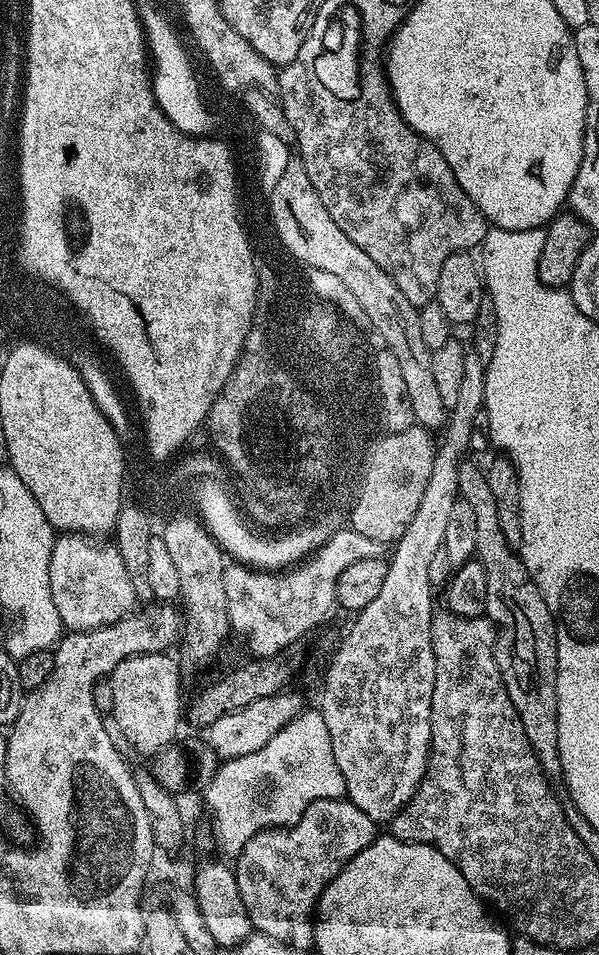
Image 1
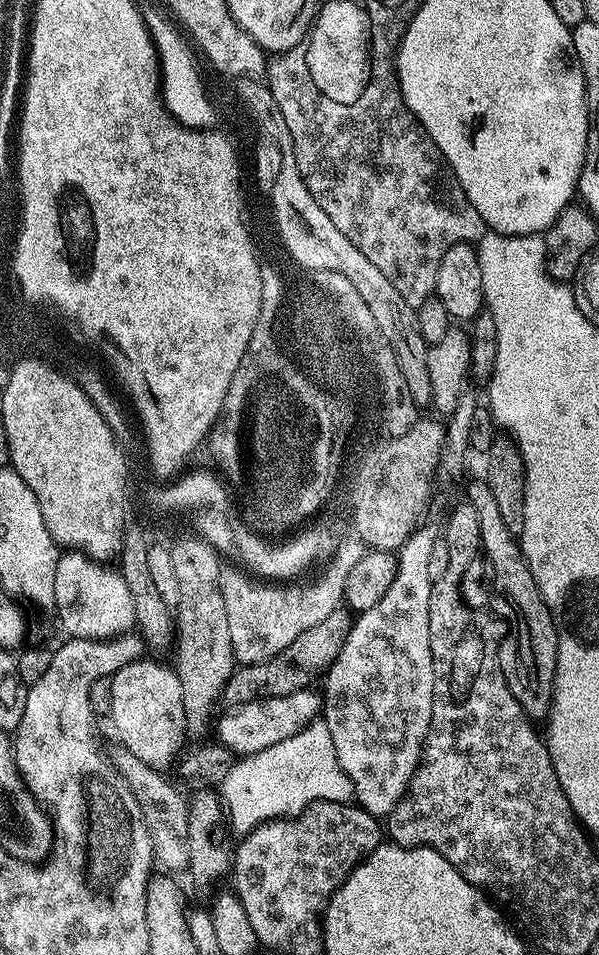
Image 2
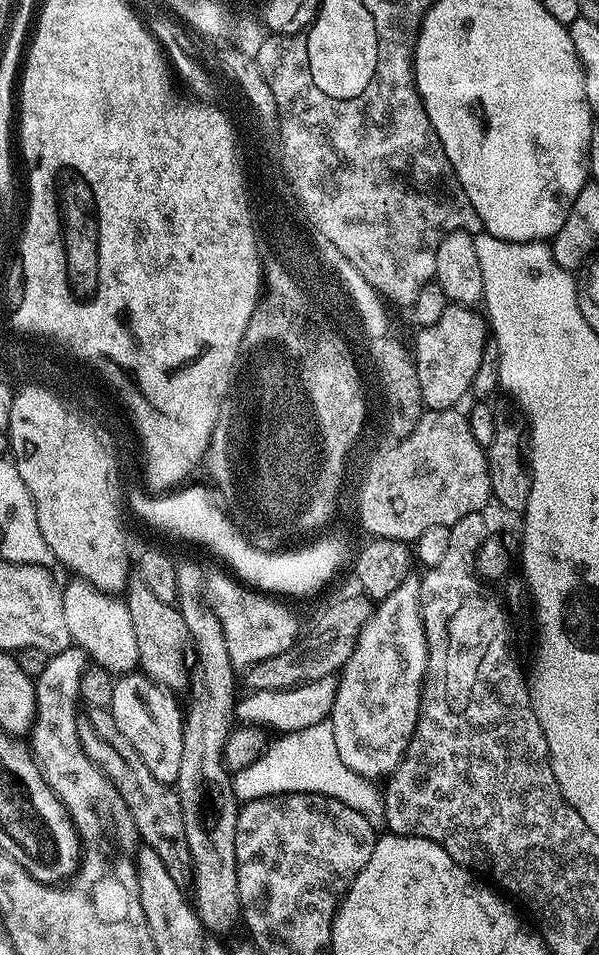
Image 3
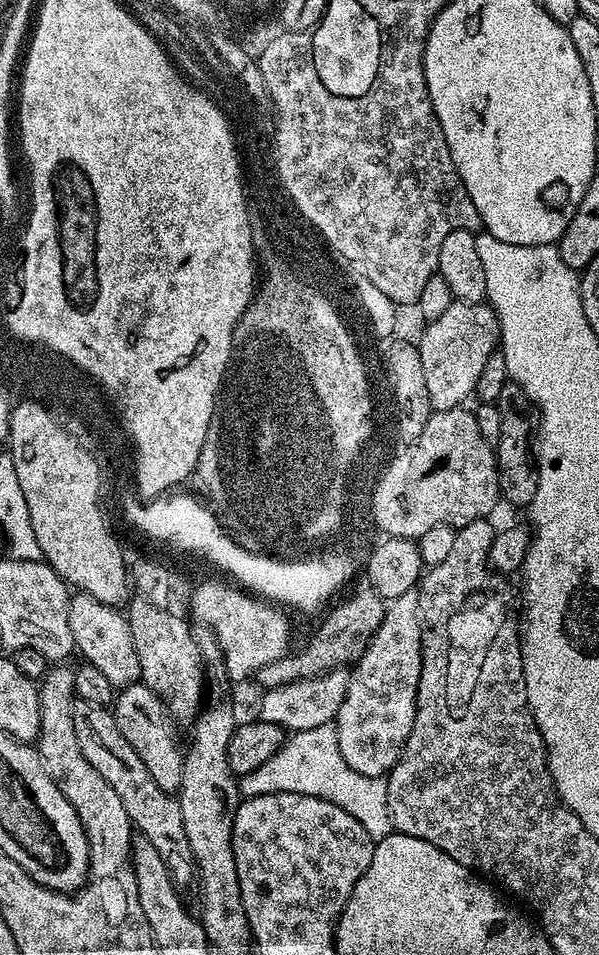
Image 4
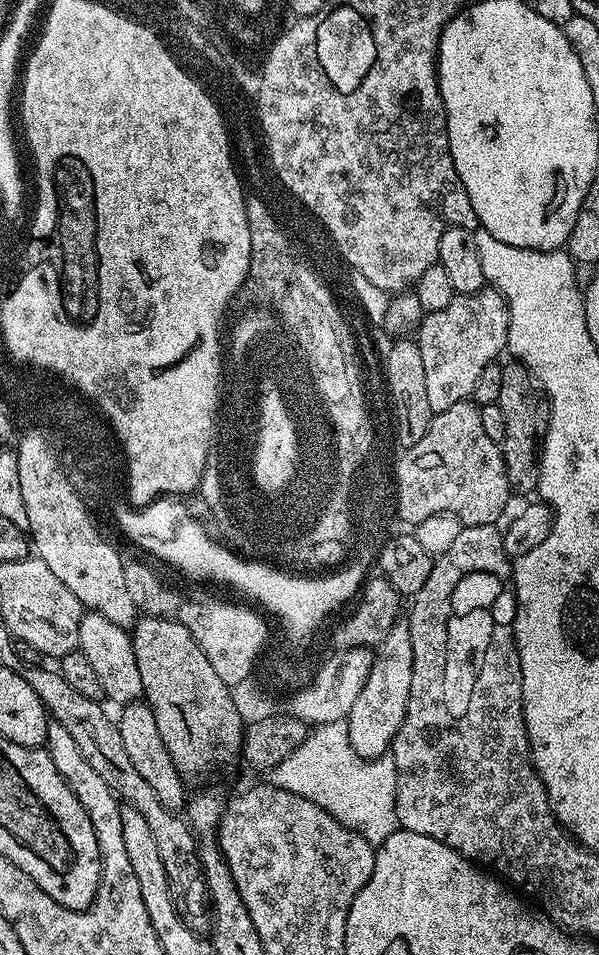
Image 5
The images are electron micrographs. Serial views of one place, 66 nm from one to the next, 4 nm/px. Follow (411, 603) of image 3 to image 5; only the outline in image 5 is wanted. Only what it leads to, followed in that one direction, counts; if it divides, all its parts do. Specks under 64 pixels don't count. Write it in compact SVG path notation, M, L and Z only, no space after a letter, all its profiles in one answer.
M397 622L374 652L370 678L358 693L358 699L347 718L350 742L359 756L375 760L392 747L402 722L406 718L406 706L410 702L410 676L414 674L414 646L410 642L407 623Z

